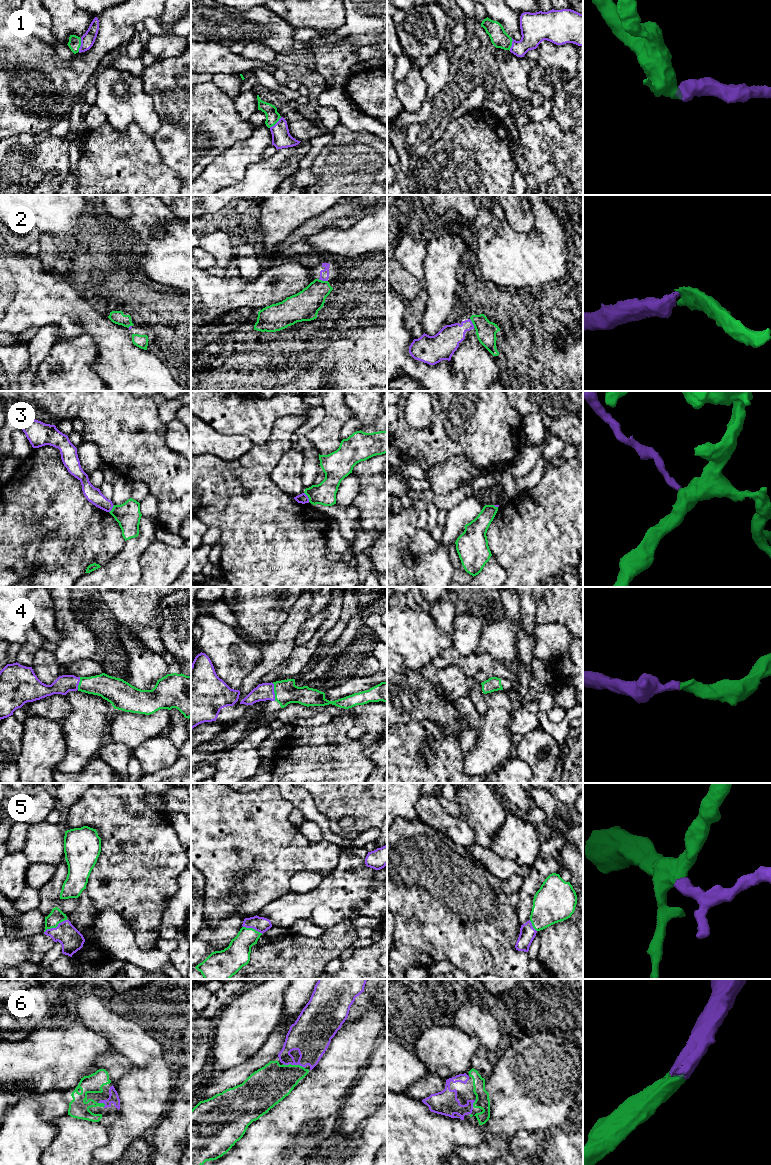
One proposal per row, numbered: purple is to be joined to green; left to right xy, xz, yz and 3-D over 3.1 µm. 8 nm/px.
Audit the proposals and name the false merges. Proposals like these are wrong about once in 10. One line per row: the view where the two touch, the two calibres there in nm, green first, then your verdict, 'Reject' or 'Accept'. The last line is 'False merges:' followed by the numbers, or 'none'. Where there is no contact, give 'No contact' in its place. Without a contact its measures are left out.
1: Touches green in xy. Thickness 100 nm (green) against 110 nm. Accept
2: Touches green in xz. Thickness 220 nm (green) against 80 nm. Accept
3: Touches green in xz. Thickness 180 nm (green) against 80 nm. Reject
4: Touches green in xz. Thickness 190 nm (green) against 140 nm. Accept
5: Touches green in xy. Thickness 120 nm (green) against 180 nm. Accept
6: Touches green in xz. Thickness 300 nm (green) against 280 nm. Accept
False merges: 3

